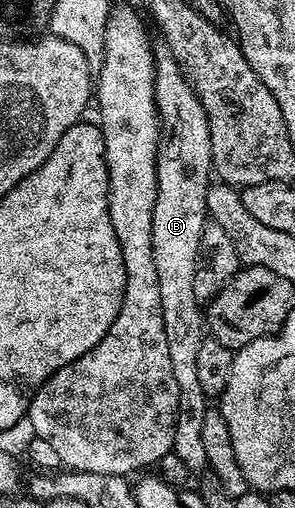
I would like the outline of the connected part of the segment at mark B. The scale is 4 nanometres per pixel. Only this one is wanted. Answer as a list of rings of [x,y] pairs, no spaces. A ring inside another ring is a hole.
[[[162,46],[154,57],[154,101],[160,117],[158,157],[156,158],[156,206],[152,210],[152,258],[156,261],[156,279],[160,281],[160,306],[164,310],[164,334],[168,337],[168,359],[172,361],[172,374],[176,374],[178,387],[178,413],[174,435],[173,459],[178,459],[190,472],[201,473],[206,468],[206,455],[201,440],[202,423],[208,407],[208,398],[196,375],[196,357],[200,354],[200,342],[207,339],[208,325],[204,308],[196,298],[196,285],[192,278],[198,265],[200,234],[208,219],[206,195],[212,183],[212,142],[208,118],[204,106],[187,80],[170,49]]]

